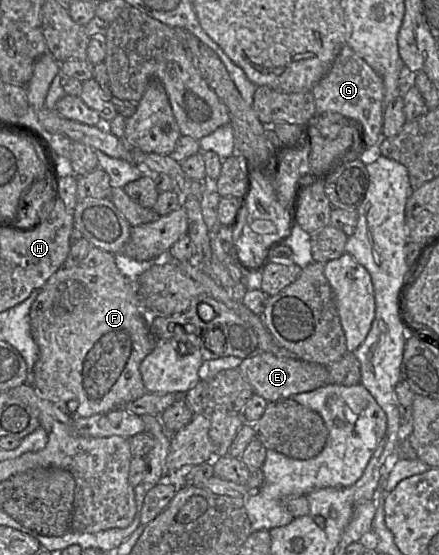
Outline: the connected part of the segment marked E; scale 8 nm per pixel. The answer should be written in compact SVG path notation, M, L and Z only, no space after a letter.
M262 352L242 359L238 369L252 386L254 394L268 402L286 399L328 384L357 385L361 380L360 363L353 352L346 352L338 360L325 365L308 362L298 357L278 357L272 353Z

